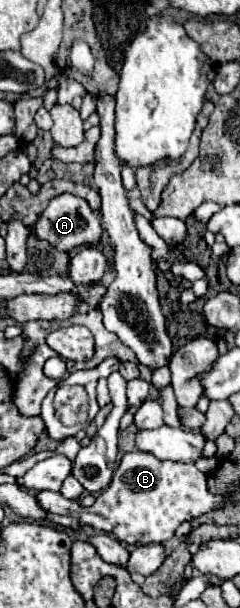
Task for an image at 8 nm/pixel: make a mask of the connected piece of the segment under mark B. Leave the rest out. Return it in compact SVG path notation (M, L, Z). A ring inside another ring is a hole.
M143 451L123 455L117 471L113 473L109 489L103 489L91 507L81 507L79 501L65 499L61 493L53 491L39 491L35 497L41 509L47 513L81 519L81 523L105 533L113 533L117 539L129 545L163 543L175 535L175 529L183 521L197 519L223 501L223 497L209 493L207 475L193 463L161 461Z

